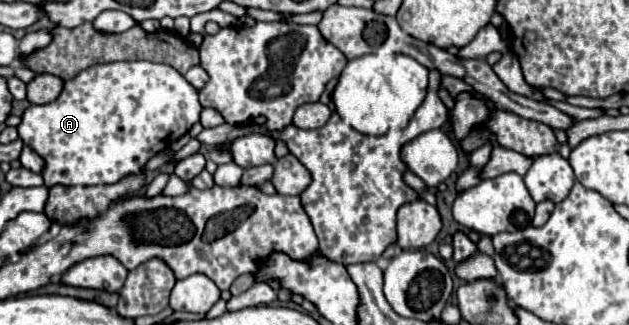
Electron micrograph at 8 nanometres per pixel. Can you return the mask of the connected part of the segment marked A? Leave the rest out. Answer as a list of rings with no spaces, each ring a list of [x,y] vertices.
[[[120,61],[120,63],[104,63],[104,65],[90,67],[90,69],[82,71],[80,75],[76,75],[74,79],[66,81],[60,97],[54,103],[48,103],[48,105],[30,105],[24,111],[24,115],[22,115],[22,123],[18,125],[18,133],[20,133],[20,139],[28,147],[32,147],[46,161],[46,167],[42,171],[42,177],[44,177],[44,185],[46,187],[52,187],[52,185],[58,185],[58,183],[60,185],[104,185],[104,183],[116,183],[118,179],[122,179],[128,173],[142,171],[144,163],[150,157],[158,155],[162,151],[162,147],[168,147],[176,139],[180,139],[182,135],[186,135],[190,131],[190,127],[200,121],[200,113],[202,113],[202,105],[198,101],[198,89],[194,85],[190,85],[184,79],[184,75],[180,75],[174,67],[170,67],[170,65],[158,65],[158,63],[150,63],[150,61]]]

